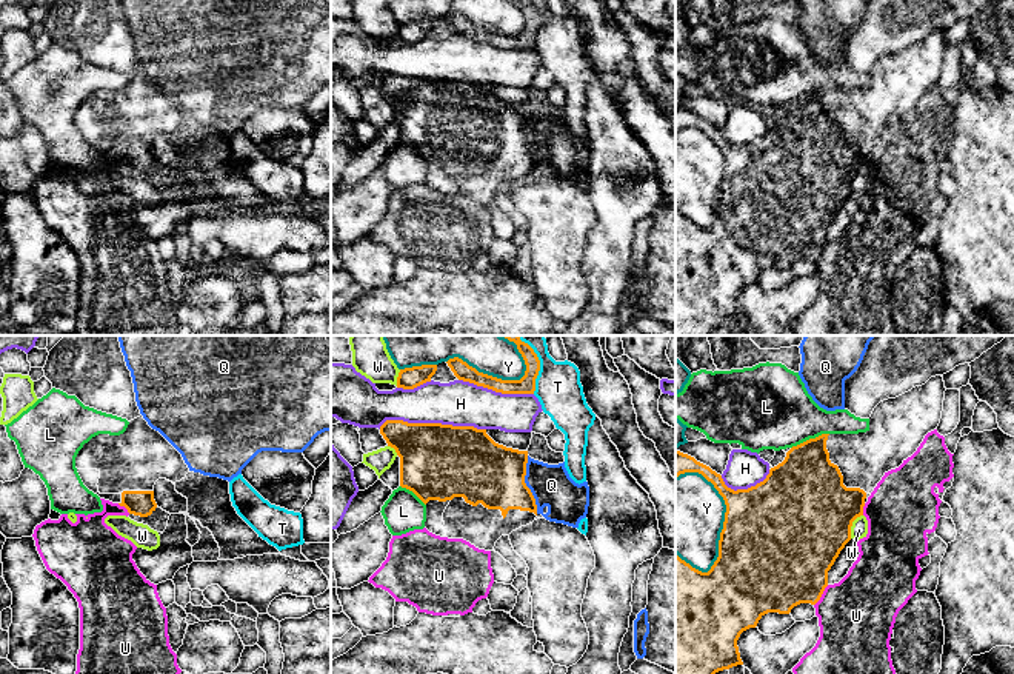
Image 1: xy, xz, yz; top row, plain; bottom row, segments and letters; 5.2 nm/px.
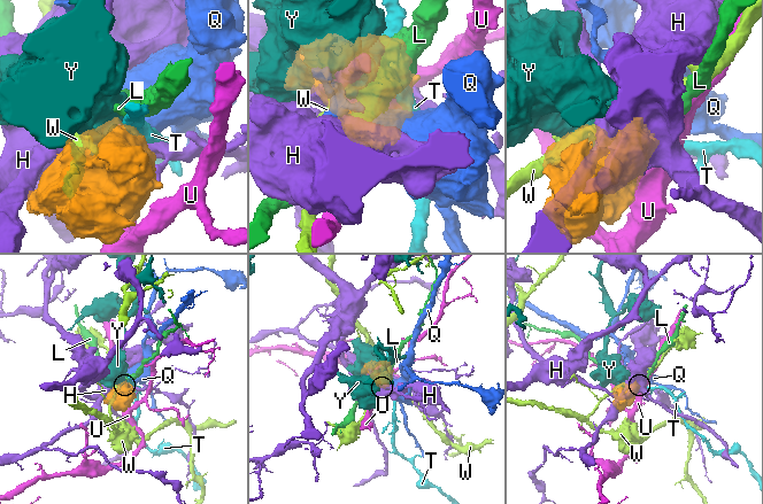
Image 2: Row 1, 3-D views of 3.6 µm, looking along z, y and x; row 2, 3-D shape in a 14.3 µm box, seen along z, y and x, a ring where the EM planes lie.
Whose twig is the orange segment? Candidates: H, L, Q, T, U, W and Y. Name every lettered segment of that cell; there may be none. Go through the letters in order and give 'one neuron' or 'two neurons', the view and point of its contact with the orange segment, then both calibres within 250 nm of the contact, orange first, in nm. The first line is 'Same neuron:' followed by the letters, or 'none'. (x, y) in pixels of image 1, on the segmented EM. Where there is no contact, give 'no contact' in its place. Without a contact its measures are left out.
Same neuron: none
H: two neurons; contact xz (433, 423); calibres 400 and 240 nm
L: two neurons; contact yz (810, 439); calibres 360 and 400 nm
Q: two neurons; contact xz (525, 485); calibres 340 and 220 nm
T: two neurons; contact xz (539, 363); calibres 100 and 240 nm
U: two neurons; contact yz (820, 596); calibres 440 and 400 nm
W: two neurons; contact yz (851, 525); calibres 500 and 90 nm
Y: two neurons; contact yz (725, 513); calibres 480 and 400 nm

